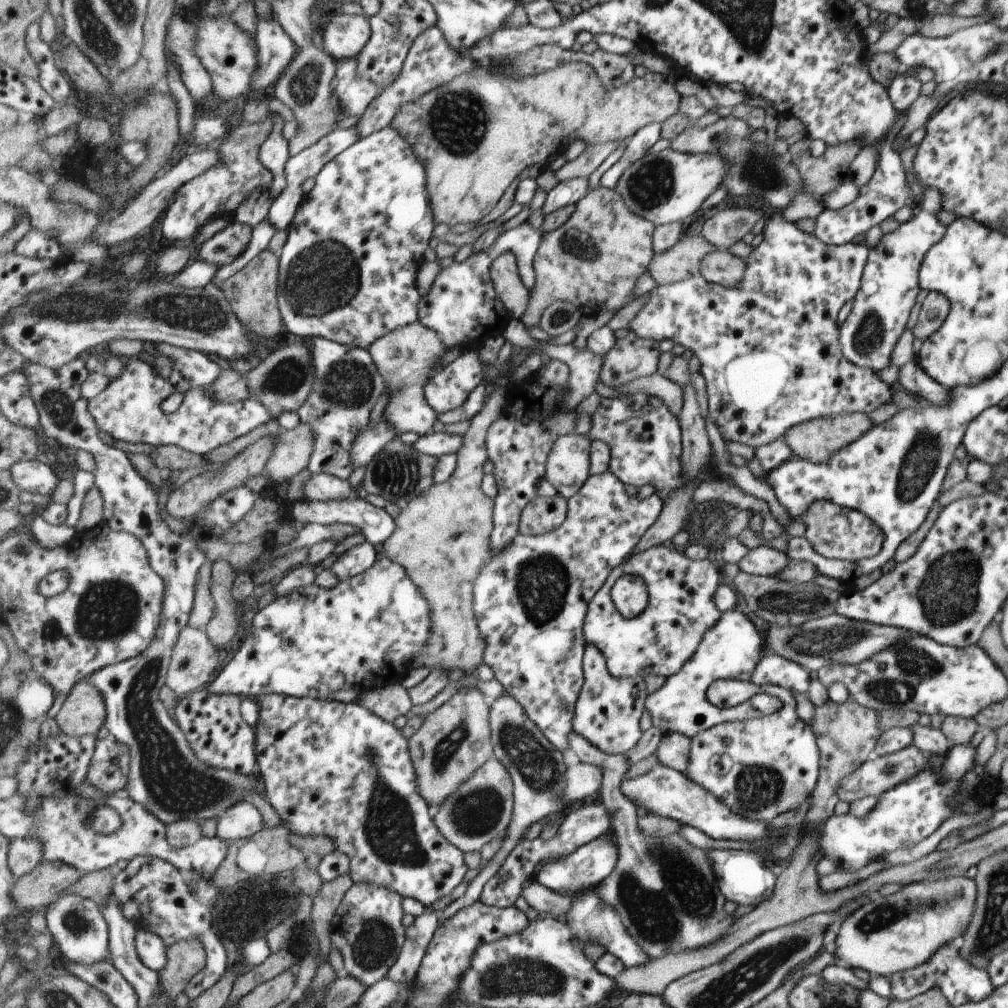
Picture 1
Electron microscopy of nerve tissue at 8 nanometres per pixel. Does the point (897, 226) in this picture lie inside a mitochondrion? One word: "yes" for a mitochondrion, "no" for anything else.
no

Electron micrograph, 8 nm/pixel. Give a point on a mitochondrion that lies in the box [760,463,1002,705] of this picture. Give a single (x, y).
(947, 595)

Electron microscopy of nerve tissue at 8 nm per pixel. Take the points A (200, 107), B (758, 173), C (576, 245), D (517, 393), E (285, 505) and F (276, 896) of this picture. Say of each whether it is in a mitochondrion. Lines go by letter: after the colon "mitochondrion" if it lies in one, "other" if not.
A: other
B: mitochondrion
C: mitochondrion
D: other
E: other
F: mitochondrion

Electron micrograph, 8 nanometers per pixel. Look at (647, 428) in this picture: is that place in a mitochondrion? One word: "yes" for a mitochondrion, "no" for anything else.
no

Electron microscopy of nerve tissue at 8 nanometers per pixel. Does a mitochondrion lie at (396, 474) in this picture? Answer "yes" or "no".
yes

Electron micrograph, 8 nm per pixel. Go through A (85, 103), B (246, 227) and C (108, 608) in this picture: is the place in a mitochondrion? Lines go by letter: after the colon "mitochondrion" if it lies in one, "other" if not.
A: other
B: other
C: mitochondrion

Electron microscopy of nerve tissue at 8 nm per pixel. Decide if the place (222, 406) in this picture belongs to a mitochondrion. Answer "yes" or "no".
no

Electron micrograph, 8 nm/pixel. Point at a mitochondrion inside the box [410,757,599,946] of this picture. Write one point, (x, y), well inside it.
(475, 813)

